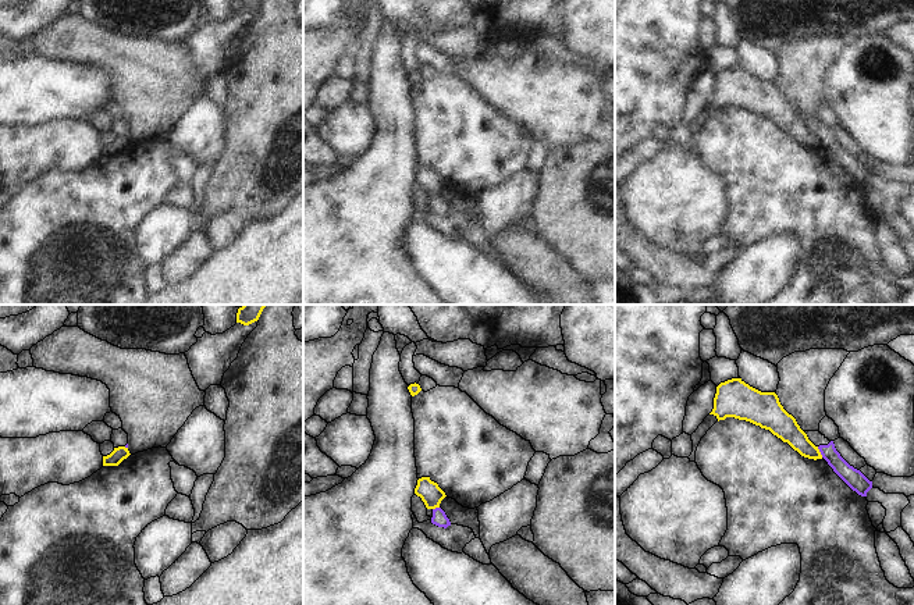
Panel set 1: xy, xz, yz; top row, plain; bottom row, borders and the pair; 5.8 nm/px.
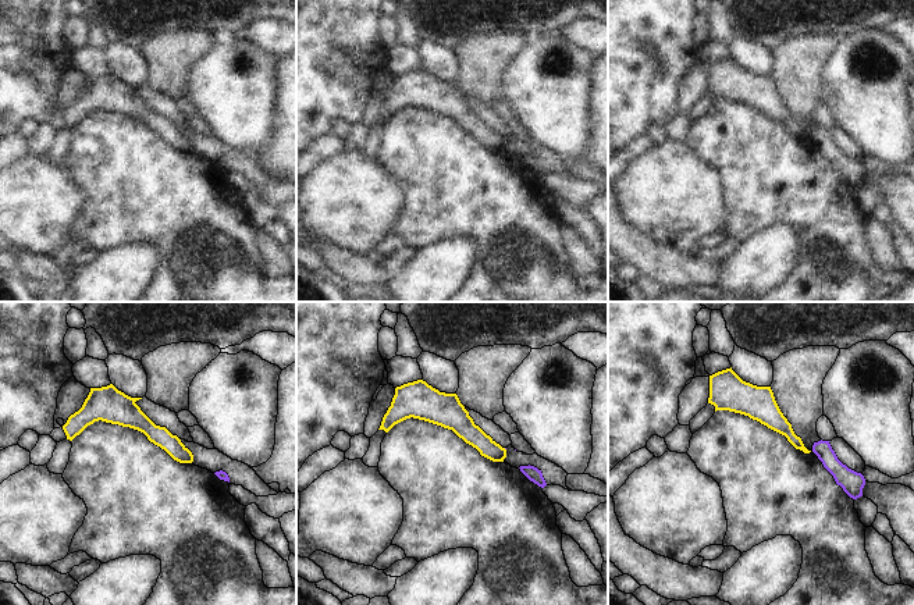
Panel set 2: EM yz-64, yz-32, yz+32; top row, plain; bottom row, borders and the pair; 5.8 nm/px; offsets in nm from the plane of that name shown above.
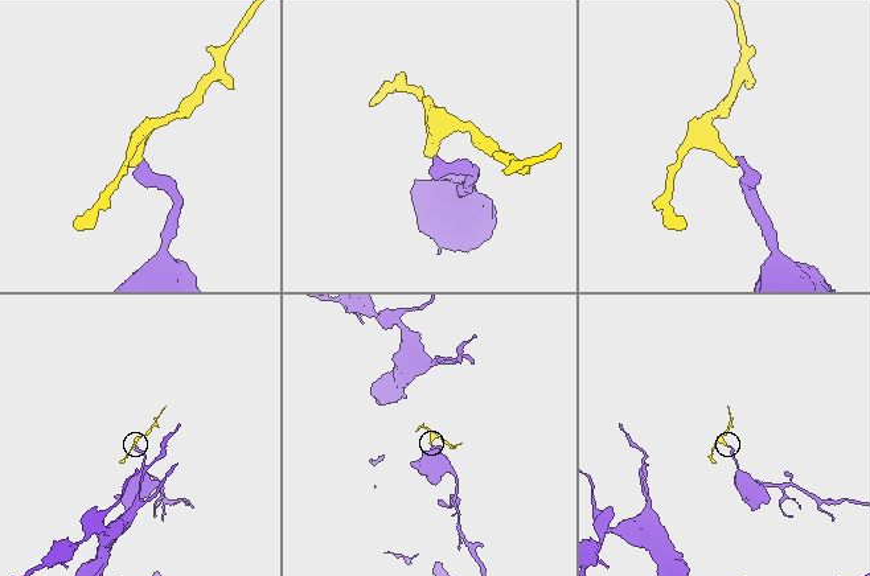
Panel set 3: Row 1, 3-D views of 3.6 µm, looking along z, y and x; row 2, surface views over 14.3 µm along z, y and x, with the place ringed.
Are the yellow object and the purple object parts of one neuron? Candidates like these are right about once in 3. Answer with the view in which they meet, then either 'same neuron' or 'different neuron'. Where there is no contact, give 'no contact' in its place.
meets yellow in yz; different neuron

